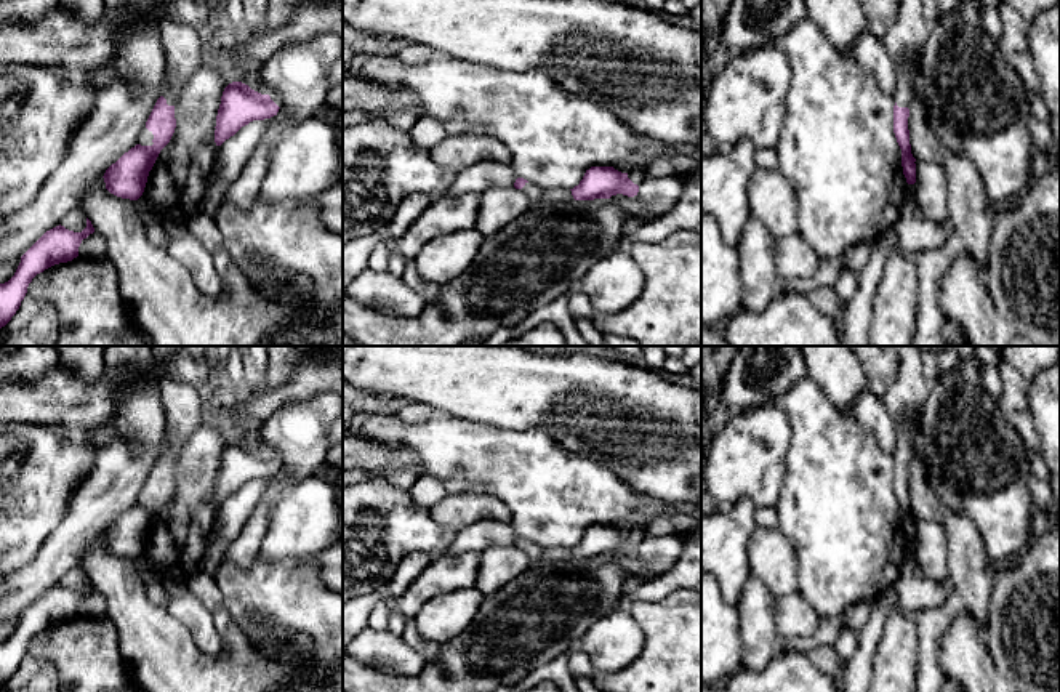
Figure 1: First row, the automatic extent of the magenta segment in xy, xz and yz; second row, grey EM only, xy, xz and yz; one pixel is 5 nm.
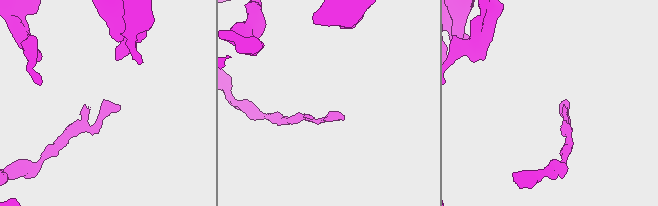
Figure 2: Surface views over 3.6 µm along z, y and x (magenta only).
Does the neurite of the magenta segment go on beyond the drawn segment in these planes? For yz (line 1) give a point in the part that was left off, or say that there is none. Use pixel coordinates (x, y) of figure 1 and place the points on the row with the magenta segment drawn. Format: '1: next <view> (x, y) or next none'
1: next none

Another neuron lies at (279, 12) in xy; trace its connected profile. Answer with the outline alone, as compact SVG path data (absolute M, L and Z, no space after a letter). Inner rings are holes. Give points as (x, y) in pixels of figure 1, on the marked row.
M267 0L267 16L261 34L271 34L285 26L301 2L303 0Z

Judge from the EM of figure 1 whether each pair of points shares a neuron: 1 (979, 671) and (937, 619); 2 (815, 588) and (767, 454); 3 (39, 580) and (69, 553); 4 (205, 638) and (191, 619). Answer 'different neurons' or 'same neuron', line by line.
1: different neurons
2: different neurons
3: same neuron
4: same neuron

